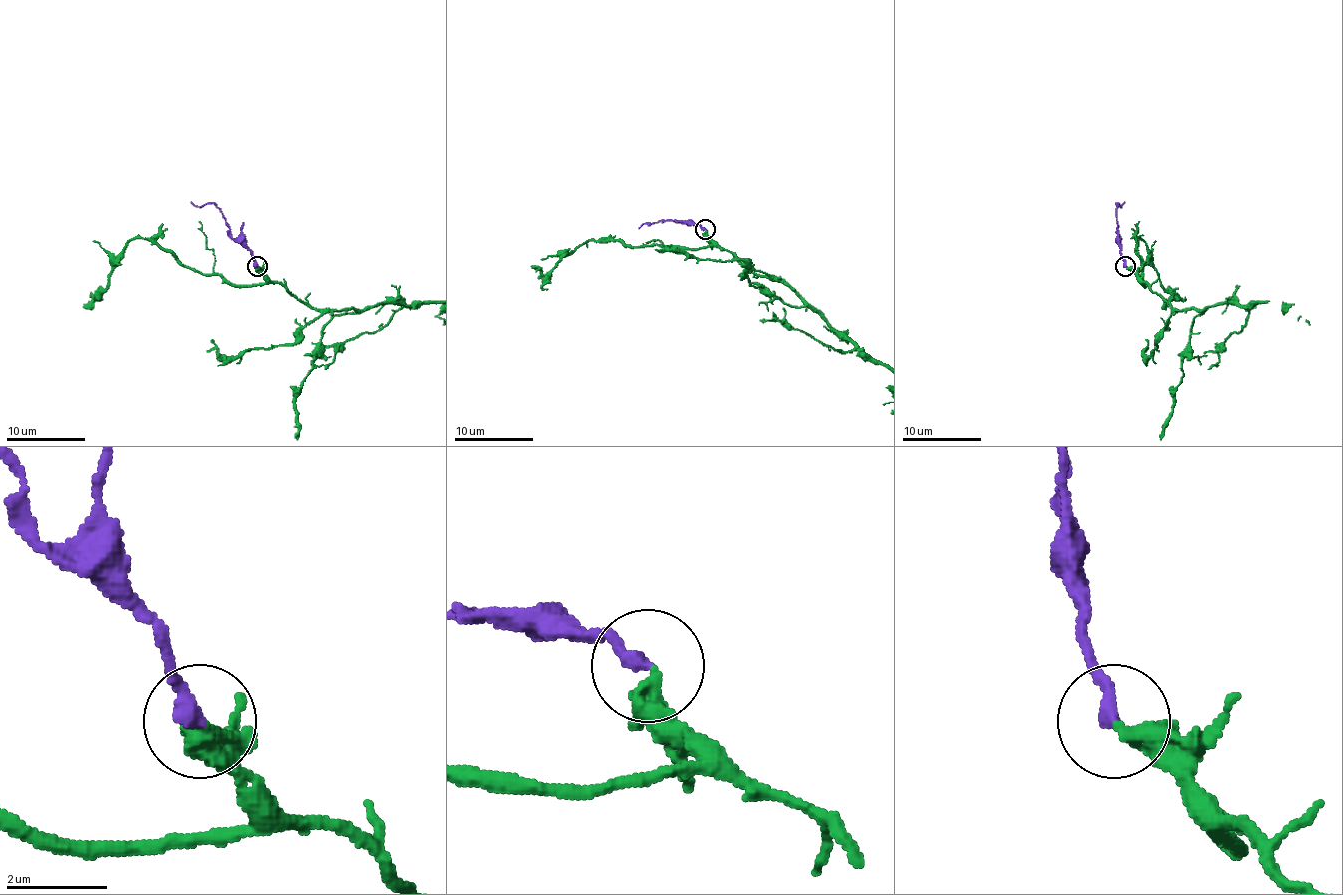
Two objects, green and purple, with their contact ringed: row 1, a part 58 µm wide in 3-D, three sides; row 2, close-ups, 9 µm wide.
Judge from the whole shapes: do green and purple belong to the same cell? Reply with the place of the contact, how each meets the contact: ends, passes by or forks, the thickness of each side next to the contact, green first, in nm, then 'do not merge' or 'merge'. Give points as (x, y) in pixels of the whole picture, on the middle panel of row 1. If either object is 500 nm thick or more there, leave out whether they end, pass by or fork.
(705, 229) | green passes by | purple ends | 240/320 nm | merge

